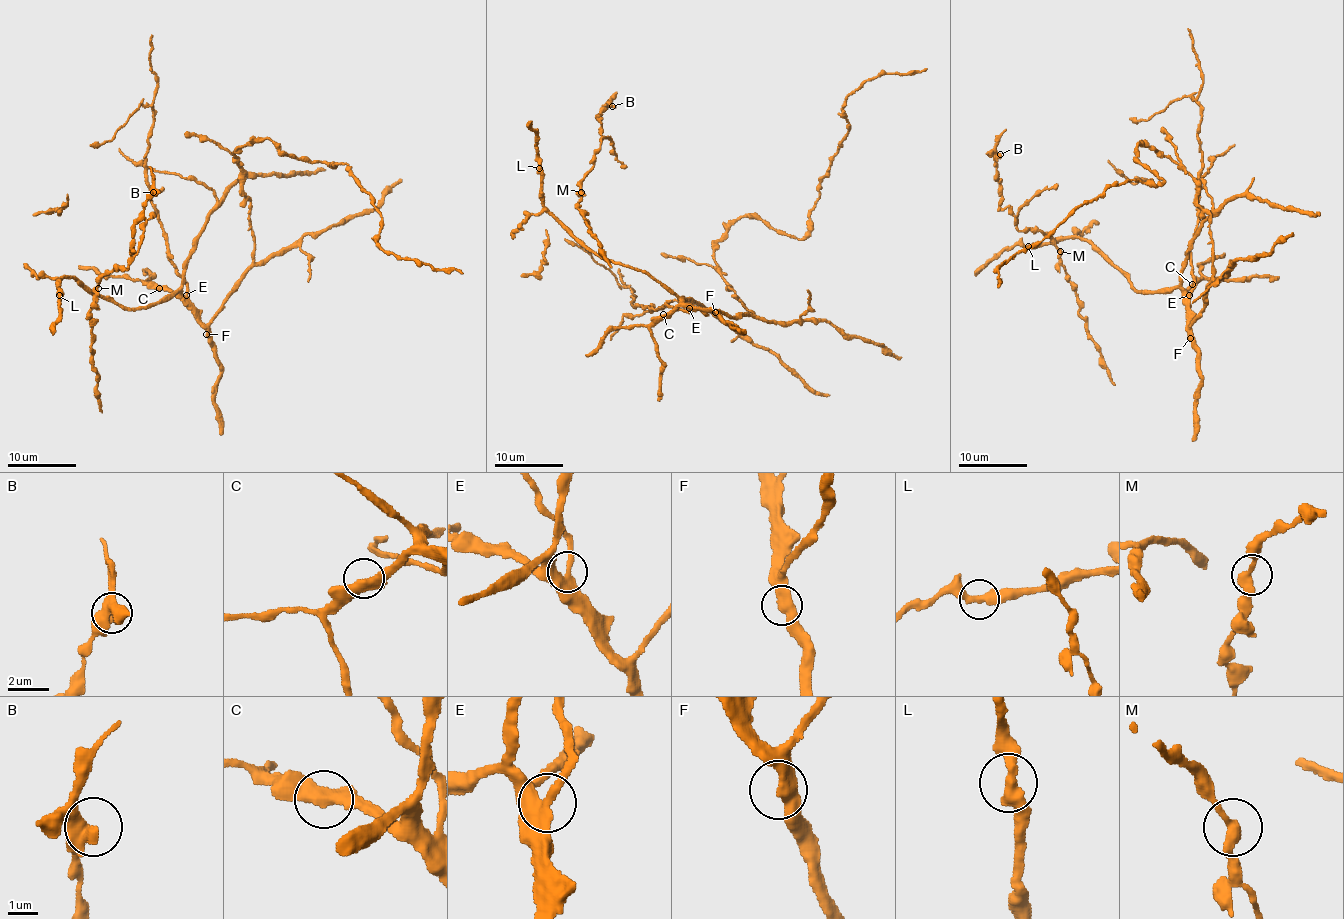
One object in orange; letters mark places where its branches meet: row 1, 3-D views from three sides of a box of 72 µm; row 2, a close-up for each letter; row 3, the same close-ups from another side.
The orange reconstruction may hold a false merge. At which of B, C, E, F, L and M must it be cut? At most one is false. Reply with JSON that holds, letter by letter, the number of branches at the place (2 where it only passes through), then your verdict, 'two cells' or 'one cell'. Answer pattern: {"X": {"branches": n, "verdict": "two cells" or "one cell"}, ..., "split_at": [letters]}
{"B": {"branches": 2, "verdict": "one cell"}, "C": {"branches": 2, "verdict": "one cell"}, "E": {"branches": 2, "verdict": "two cells"}, "F": {"branches": 2, "verdict": "one cell"}, "L": {"branches": 2, "verdict": "one cell"}, "M": {"branches": 2, "verdict": "one cell"}, "split_at": ["E"]}

